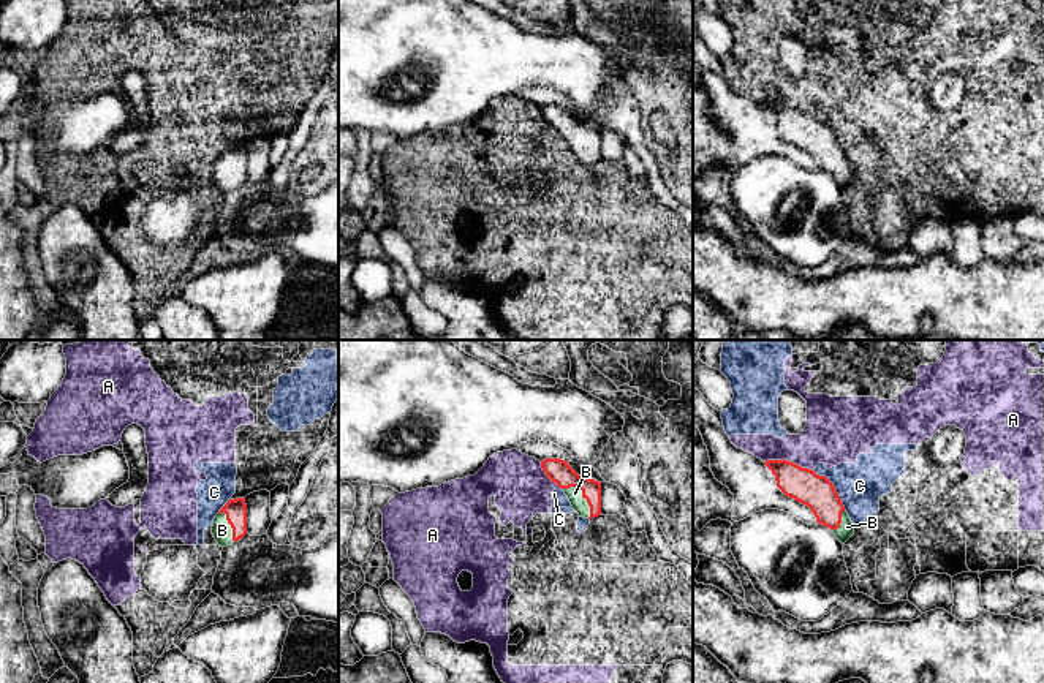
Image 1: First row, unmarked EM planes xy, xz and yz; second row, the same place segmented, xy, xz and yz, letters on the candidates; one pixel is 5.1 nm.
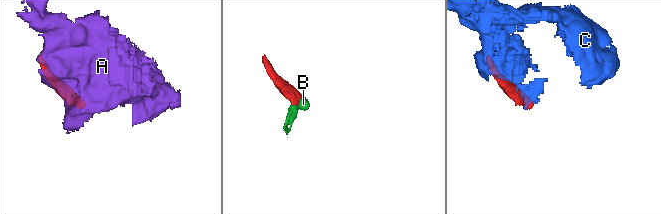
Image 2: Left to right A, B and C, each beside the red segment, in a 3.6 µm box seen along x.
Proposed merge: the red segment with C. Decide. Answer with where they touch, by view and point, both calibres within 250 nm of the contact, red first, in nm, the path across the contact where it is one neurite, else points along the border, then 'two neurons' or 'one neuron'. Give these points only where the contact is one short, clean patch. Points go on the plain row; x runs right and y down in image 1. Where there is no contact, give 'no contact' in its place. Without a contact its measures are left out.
contact yz (834, 133); calibres 170 and 240 nm; two neurons

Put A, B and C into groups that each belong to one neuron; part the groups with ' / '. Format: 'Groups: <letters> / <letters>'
Groups: A C / B

